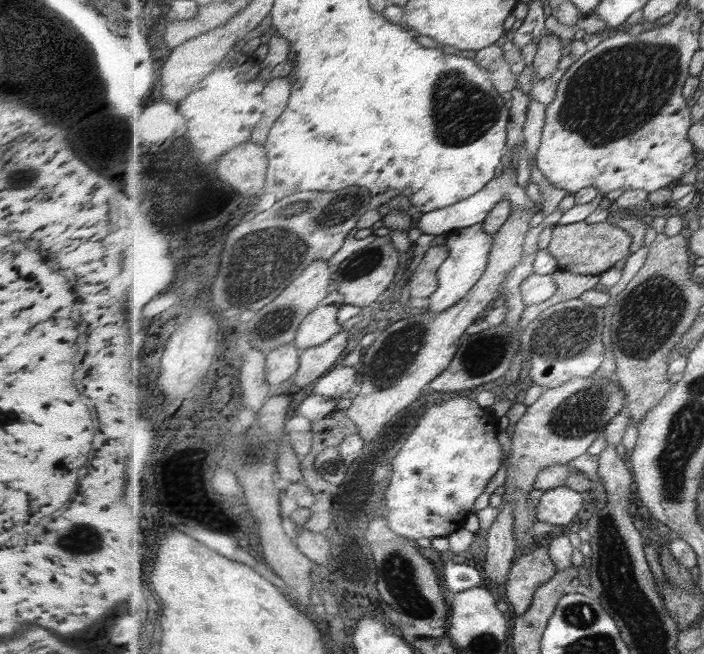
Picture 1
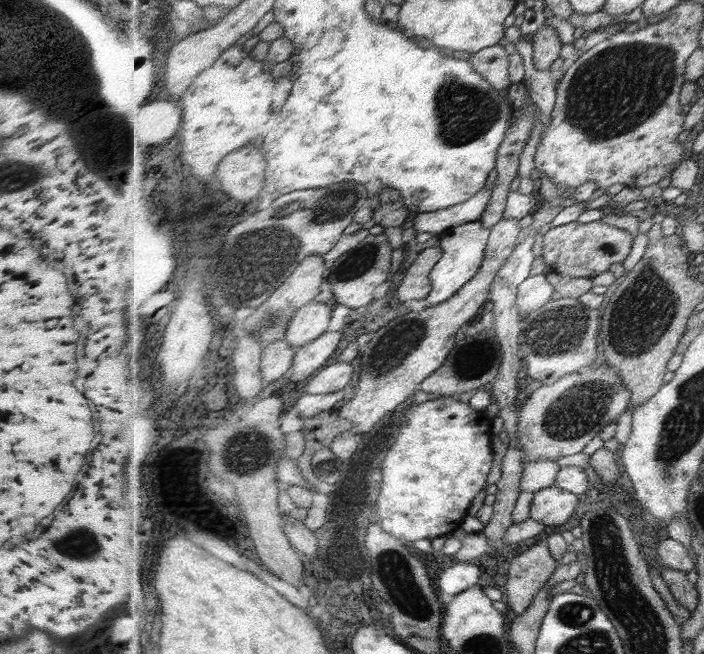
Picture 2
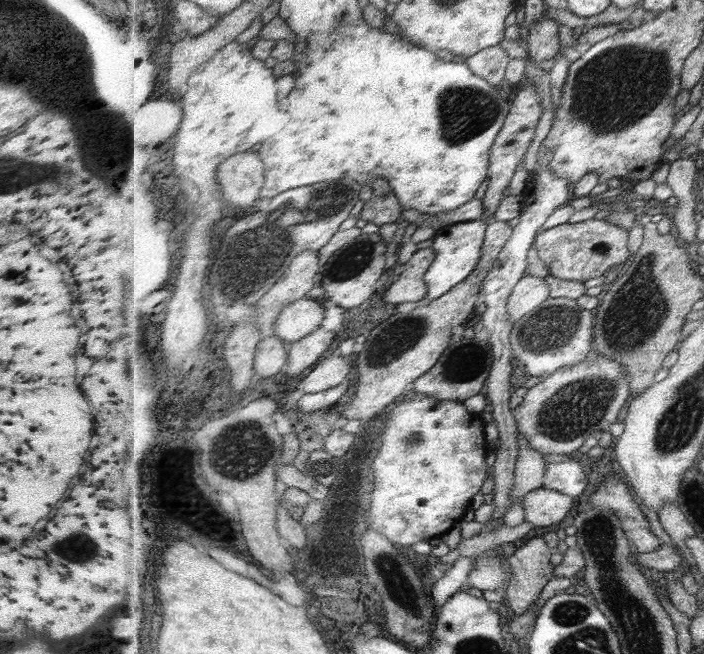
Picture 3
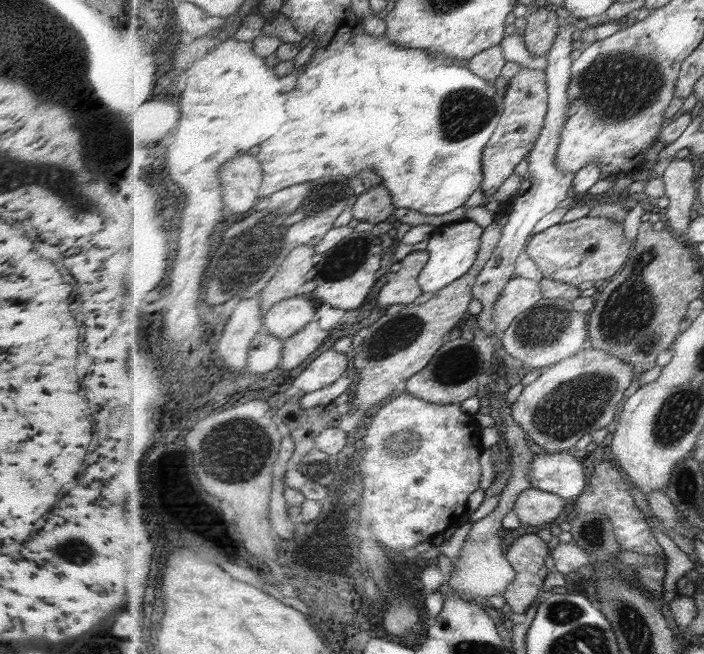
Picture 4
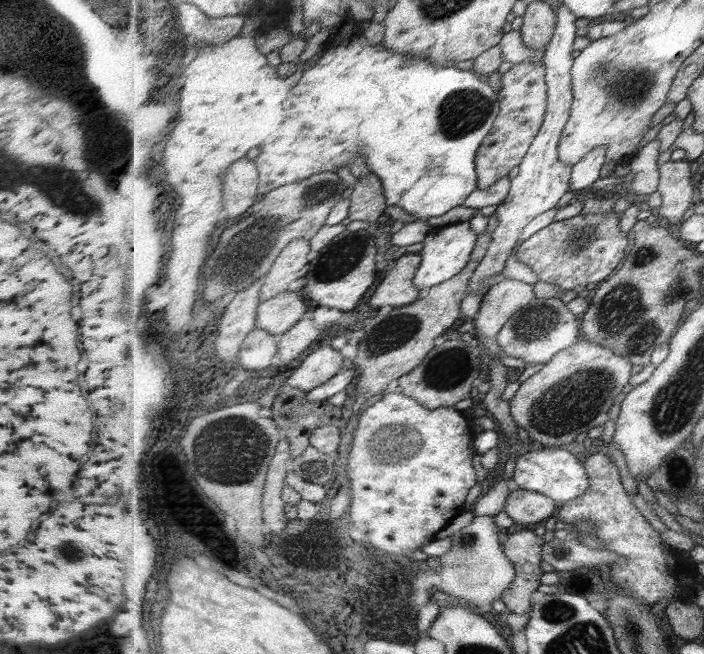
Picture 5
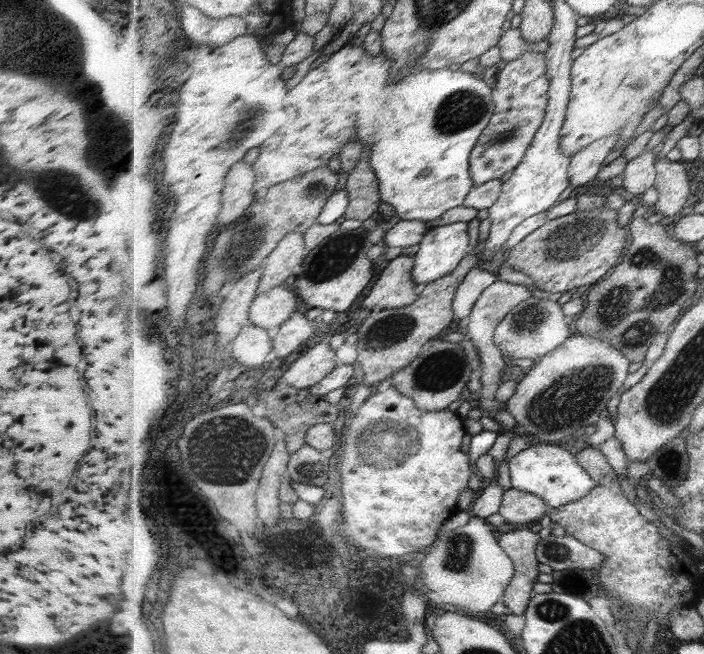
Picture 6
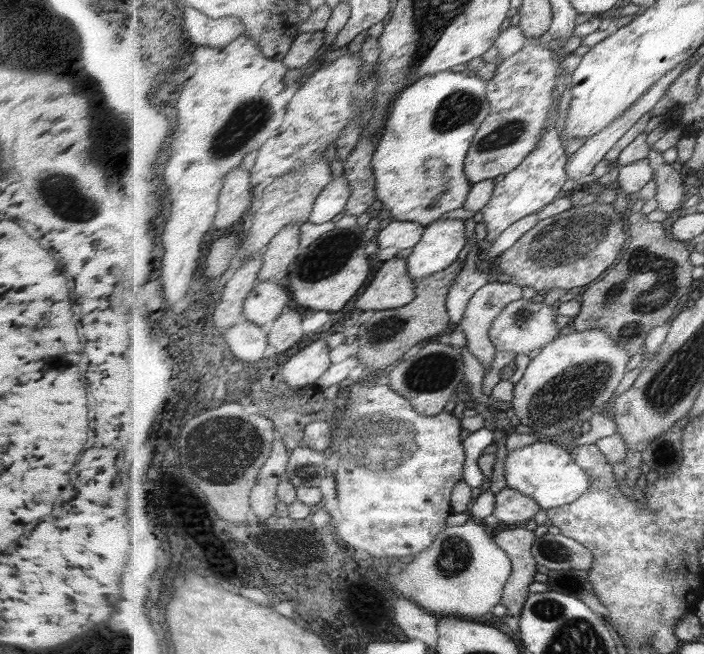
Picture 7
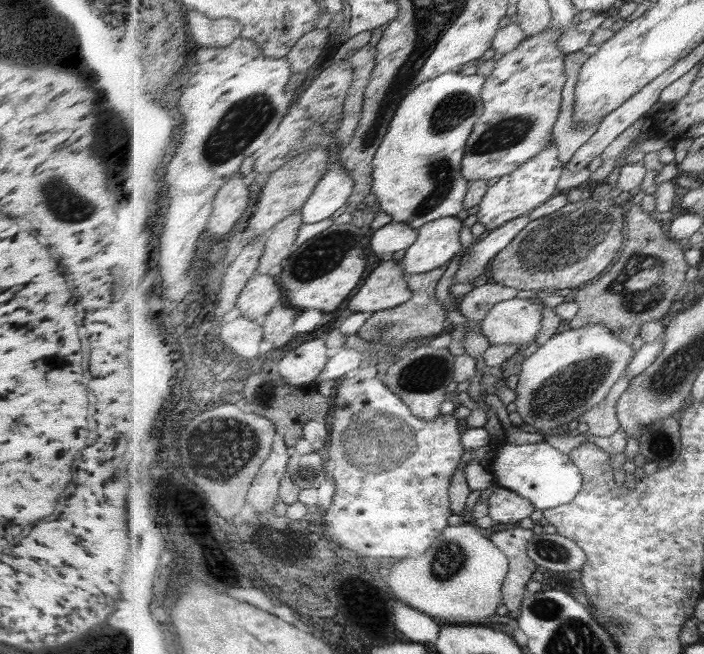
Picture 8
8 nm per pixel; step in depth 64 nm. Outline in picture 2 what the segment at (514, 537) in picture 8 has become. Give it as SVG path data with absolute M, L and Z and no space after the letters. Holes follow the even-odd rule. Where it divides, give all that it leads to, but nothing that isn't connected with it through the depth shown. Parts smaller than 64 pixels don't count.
M547 541L533 544L510 560L505 590L507 605L516 616L522 615L531 606L558 565Z

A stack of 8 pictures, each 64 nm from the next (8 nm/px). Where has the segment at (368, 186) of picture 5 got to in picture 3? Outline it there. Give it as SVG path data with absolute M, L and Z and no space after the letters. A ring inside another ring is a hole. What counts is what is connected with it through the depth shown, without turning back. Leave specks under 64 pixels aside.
M385 194L385 197L374 197L363 205L361 220L372 222L378 227L397 223L401 220L403 206L395 194Z

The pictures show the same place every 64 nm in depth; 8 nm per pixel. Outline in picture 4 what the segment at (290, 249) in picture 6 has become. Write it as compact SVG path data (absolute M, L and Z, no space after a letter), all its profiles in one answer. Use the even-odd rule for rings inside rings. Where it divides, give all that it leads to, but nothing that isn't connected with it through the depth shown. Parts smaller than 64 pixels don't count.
M299 245L289 253L289 257L281 264L277 275L269 281L269 286L263 289L260 306L263 318L273 305L299 295L297 288L301 286L301 282L307 280L305 274L313 264L316 264L315 258L316 247L313 245Z

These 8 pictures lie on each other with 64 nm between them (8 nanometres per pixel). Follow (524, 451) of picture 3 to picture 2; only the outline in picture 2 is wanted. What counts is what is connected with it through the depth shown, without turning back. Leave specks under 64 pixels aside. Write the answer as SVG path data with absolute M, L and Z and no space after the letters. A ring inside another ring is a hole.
M535 459L529 461L522 472L521 490L523 492L539 492L545 488L553 487L557 479L557 471L561 466L556 461L545 459Z

